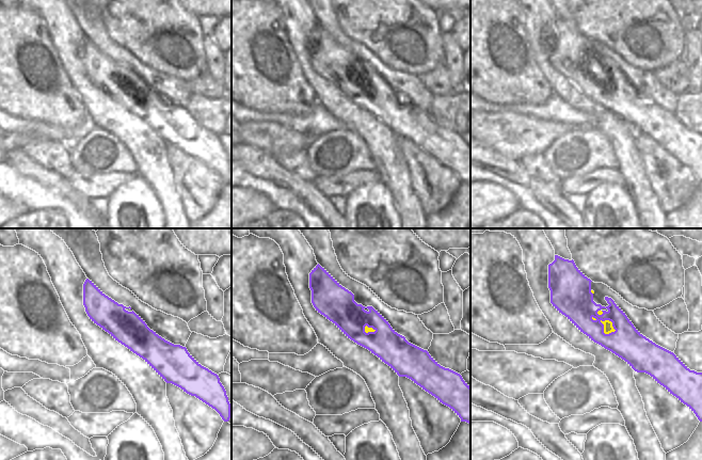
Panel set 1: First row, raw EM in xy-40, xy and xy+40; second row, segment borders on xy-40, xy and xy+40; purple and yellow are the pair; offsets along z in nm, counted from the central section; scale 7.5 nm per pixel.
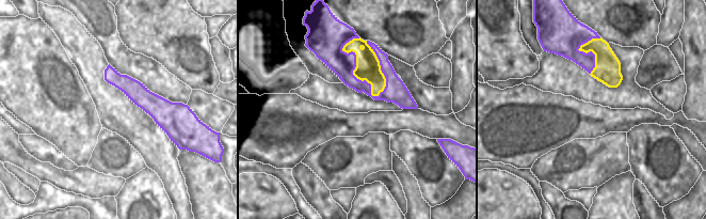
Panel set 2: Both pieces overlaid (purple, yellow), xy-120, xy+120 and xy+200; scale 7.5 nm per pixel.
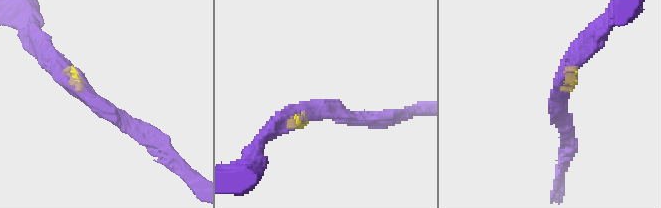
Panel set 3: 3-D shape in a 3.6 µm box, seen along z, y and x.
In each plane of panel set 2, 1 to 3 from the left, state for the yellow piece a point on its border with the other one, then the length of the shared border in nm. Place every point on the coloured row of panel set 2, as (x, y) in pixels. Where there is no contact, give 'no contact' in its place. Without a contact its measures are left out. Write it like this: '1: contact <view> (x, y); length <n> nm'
1: no contact
2: contact xy+120 (354, 68); length 480 nm
3: contact xy+200 (584, 52); length 300 nm

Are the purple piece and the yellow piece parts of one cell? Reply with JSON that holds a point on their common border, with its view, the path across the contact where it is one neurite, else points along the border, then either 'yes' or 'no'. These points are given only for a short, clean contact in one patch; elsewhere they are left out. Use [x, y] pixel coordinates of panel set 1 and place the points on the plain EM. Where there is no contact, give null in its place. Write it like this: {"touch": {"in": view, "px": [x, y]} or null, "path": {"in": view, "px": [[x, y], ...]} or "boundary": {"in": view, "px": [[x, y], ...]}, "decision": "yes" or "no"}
{"touch": {"in": "xy+40", "px": [609, 81]}, "decision": "yes"}

